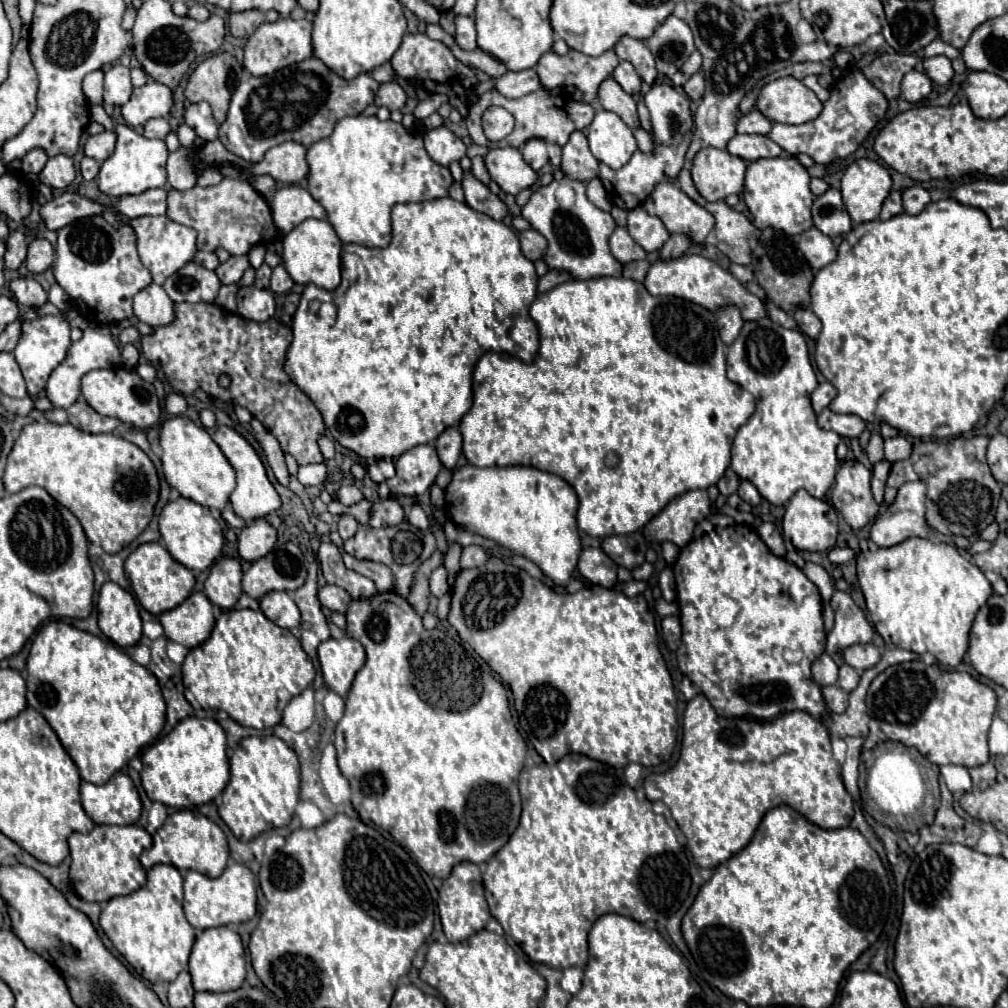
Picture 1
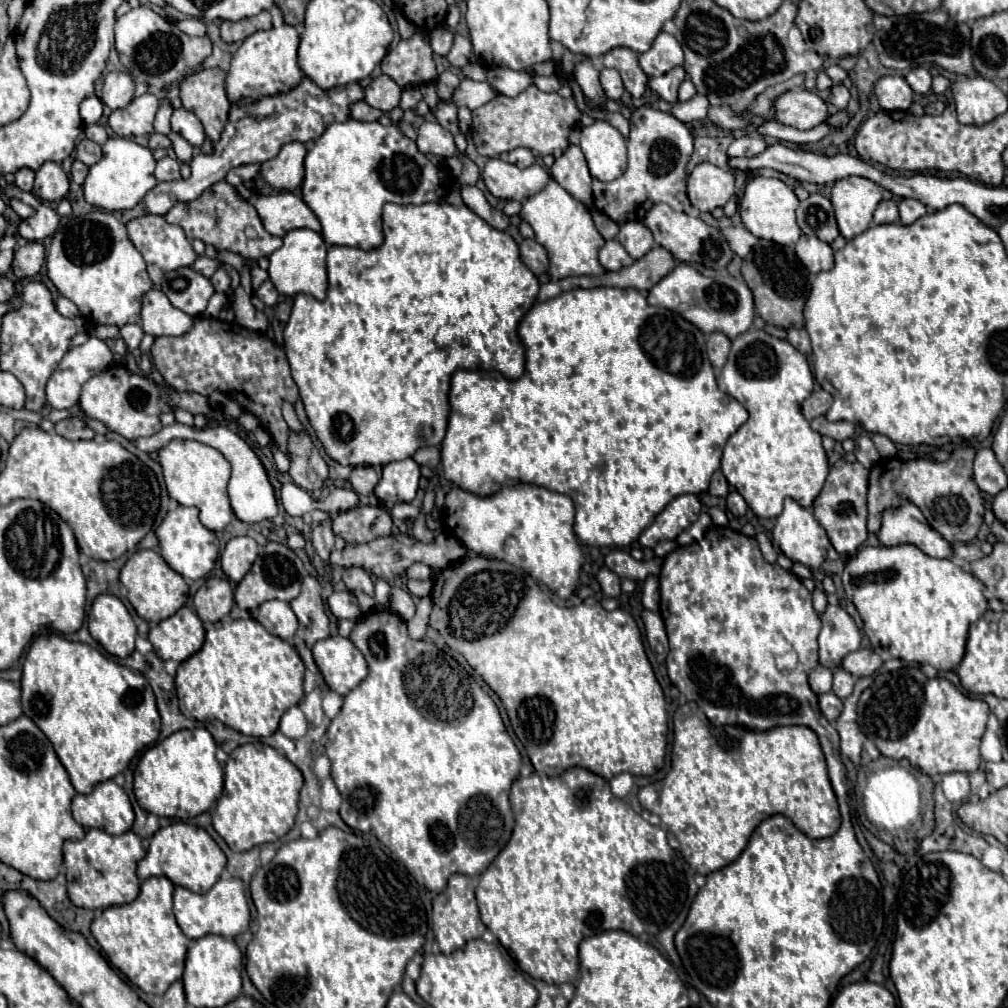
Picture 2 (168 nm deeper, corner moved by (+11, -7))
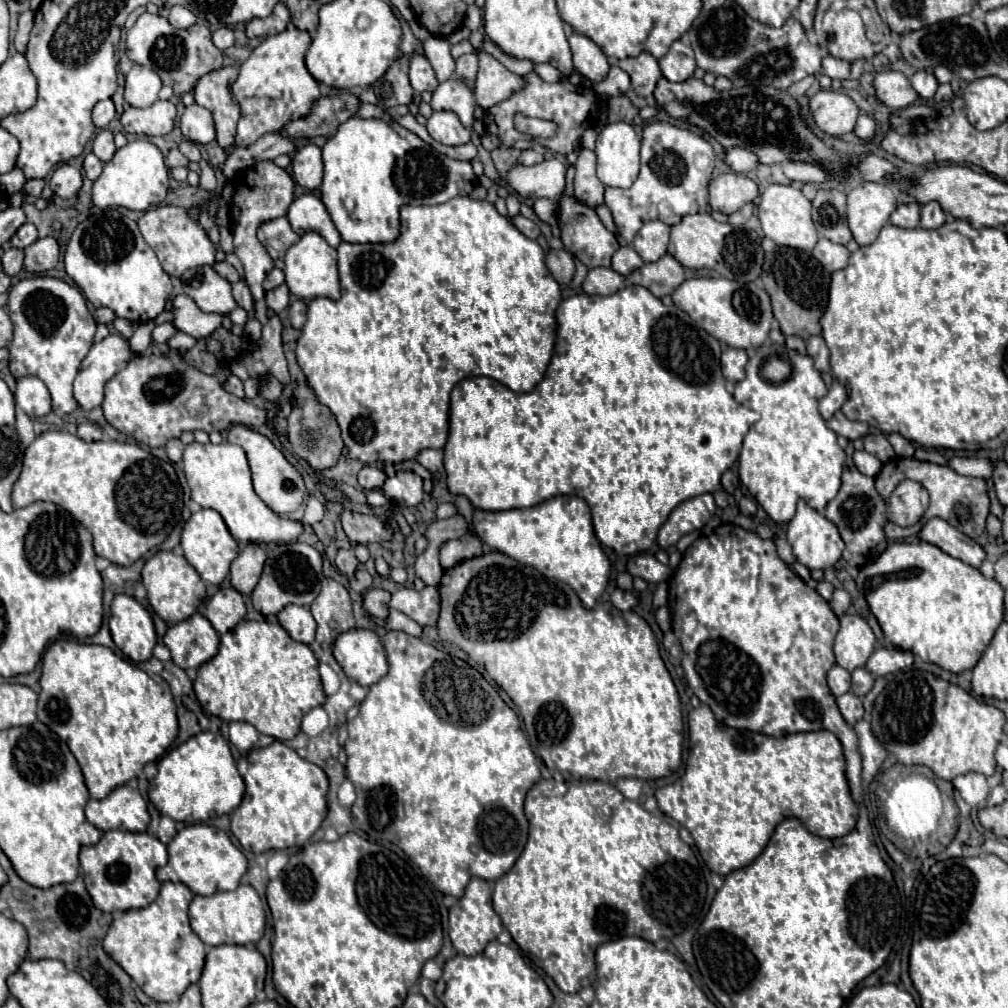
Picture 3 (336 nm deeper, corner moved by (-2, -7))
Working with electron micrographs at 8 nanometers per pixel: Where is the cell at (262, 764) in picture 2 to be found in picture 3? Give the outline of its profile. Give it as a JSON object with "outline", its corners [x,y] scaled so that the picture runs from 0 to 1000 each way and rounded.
{"outline":[[[273,735],[267,741],[251,743],[245,749],[247,763],[243,767],[243,791],[239,799],[229,807],[229,824],[237,832],[243,844],[249,846],[263,846],[267,842],[285,842],[285,840],[301,840],[307,830],[320,818],[326,797],[324,797],[324,785],[326,785],[326,773],[322,765],[305,753],[299,753],[291,743],[287,743],[283,737]]]}

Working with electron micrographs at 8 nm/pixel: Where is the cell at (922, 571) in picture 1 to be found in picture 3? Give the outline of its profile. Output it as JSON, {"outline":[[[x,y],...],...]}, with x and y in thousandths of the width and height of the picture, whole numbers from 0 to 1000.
{"outline":[[[912,537],[909,539],[882,539],[880,545],[872,551],[870,557],[866,557],[864,561],[858,561],[854,566],[852,566],[852,572],[850,572],[850,584],[858,590],[860,598],[862,598],[862,604],[864,608],[870,612],[874,624],[876,624],[876,630],[880,638],[886,642],[892,642],[892,644],[898,644],[898,646],[904,646],[906,650],[914,652],[916,656],[924,656],[924,658],[930,658],[932,662],[943,666],[943,668],[953,668],[953,666],[959,666],[959,664],[965,664],[973,652],[973,648],[977,646],[977,642],[981,640],[981,636],[985,634],[989,622],[993,620],[995,616],[995,584],[993,580],[987,576],[987,574],[979,574],[973,570],[971,564],[936,549],[930,541],[924,541],[924,539],[918,539],[918,537]]]}

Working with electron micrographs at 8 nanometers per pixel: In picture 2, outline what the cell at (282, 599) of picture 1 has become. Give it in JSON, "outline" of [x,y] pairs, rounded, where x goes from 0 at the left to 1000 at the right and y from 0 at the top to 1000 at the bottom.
{"outline":[[[262,596],[256,602],[254,614],[262,620],[262,624],[278,634],[288,634],[296,624],[296,614],[286,598],[282,596]]]}

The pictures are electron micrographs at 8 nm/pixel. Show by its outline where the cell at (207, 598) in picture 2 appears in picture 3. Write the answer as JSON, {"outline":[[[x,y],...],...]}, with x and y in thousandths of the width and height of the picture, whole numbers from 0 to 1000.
{"outline":[[[231,582],[217,584],[205,598],[203,612],[215,628],[229,626],[243,612],[243,598],[237,586]]]}

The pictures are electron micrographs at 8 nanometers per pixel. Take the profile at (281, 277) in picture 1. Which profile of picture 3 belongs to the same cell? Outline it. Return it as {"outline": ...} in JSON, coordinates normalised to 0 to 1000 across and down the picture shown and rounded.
{"outline":[[[279,283],[275,287],[265,289],[263,291],[263,301],[273,311],[279,311],[281,307],[285,307],[287,305],[287,287],[285,287],[285,283]]]}

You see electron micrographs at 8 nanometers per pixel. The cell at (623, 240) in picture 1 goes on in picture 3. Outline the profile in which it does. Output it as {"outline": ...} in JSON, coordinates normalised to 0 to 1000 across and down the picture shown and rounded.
{"outline":[[[614,245],[612,251],[608,253],[608,267],[616,273],[624,273],[626,269],[638,265],[638,257],[634,255],[634,251],[630,251],[628,245]]]}

